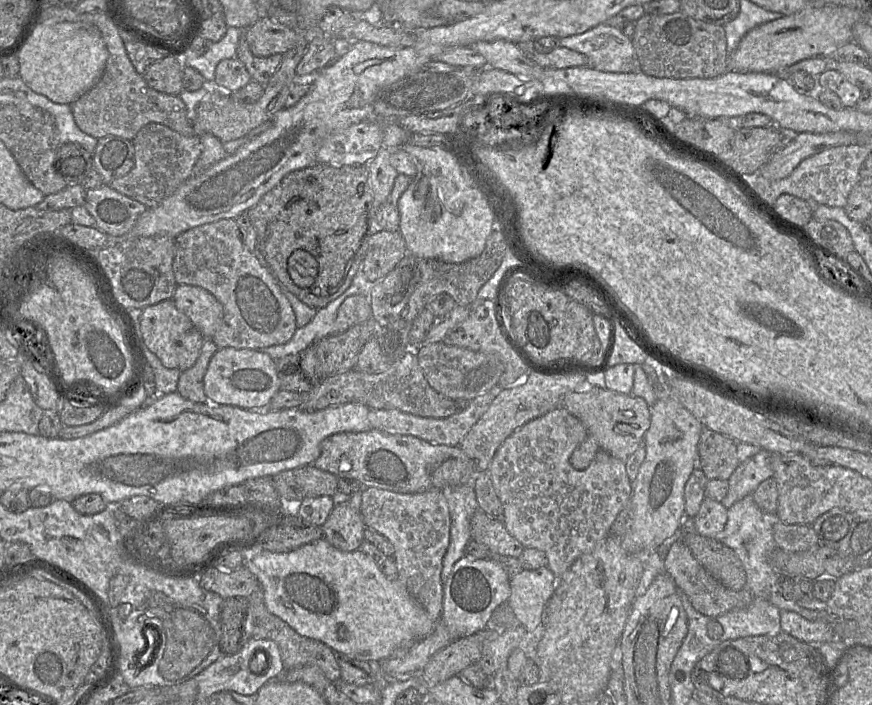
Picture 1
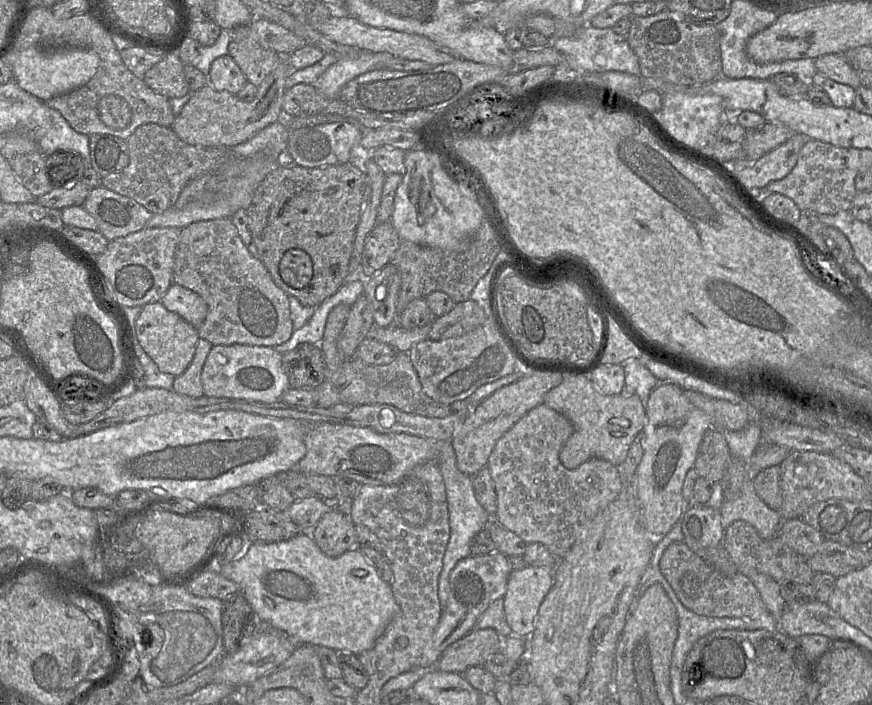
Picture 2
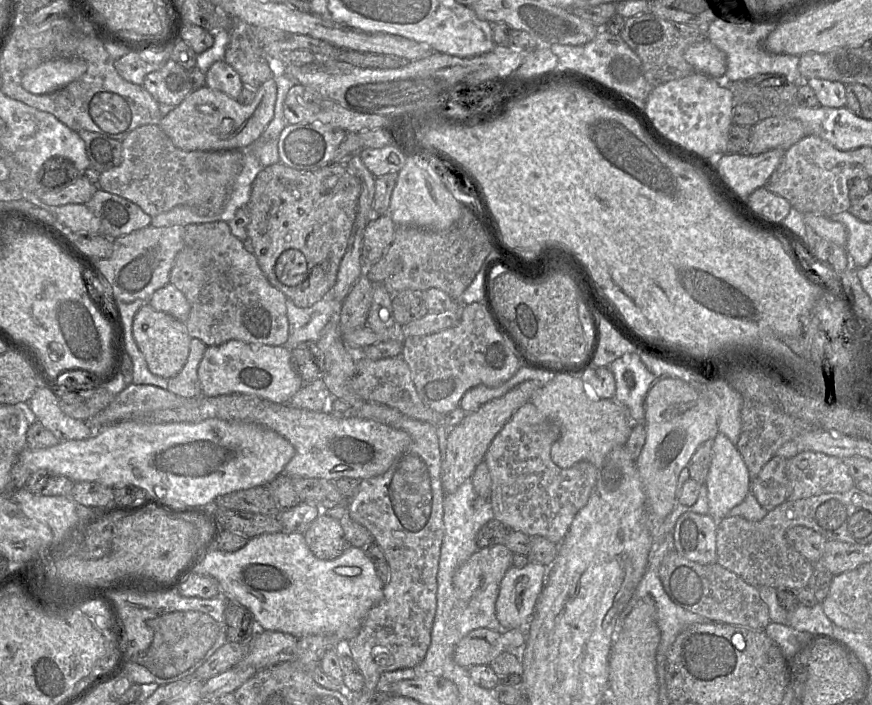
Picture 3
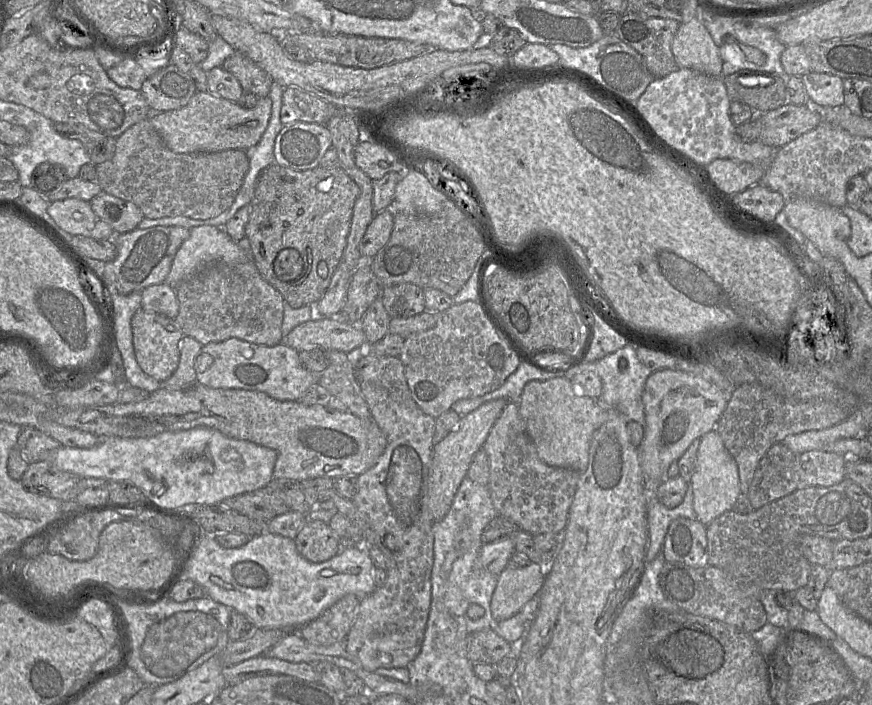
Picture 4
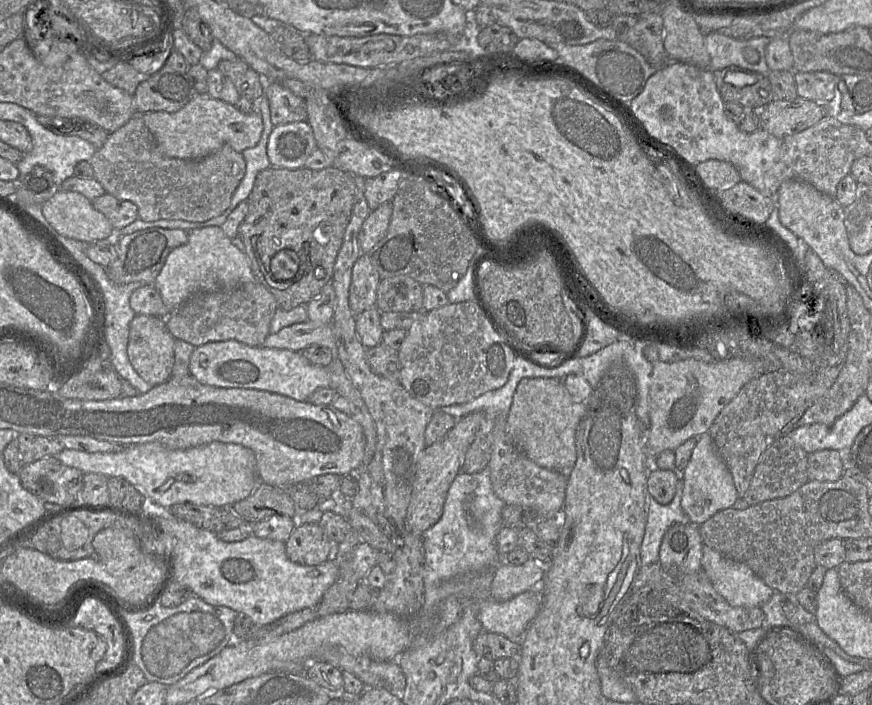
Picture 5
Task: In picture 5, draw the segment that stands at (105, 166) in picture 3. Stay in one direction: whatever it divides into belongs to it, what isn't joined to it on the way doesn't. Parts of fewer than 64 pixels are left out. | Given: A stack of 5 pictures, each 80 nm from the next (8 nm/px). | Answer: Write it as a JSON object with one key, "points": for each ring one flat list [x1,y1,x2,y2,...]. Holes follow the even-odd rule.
{"points":[[36,115,36,117,43,126,52,132,79,136,93,144,96,149,101,148,111,134,102,127,81,119,62,119,43,115]]}

